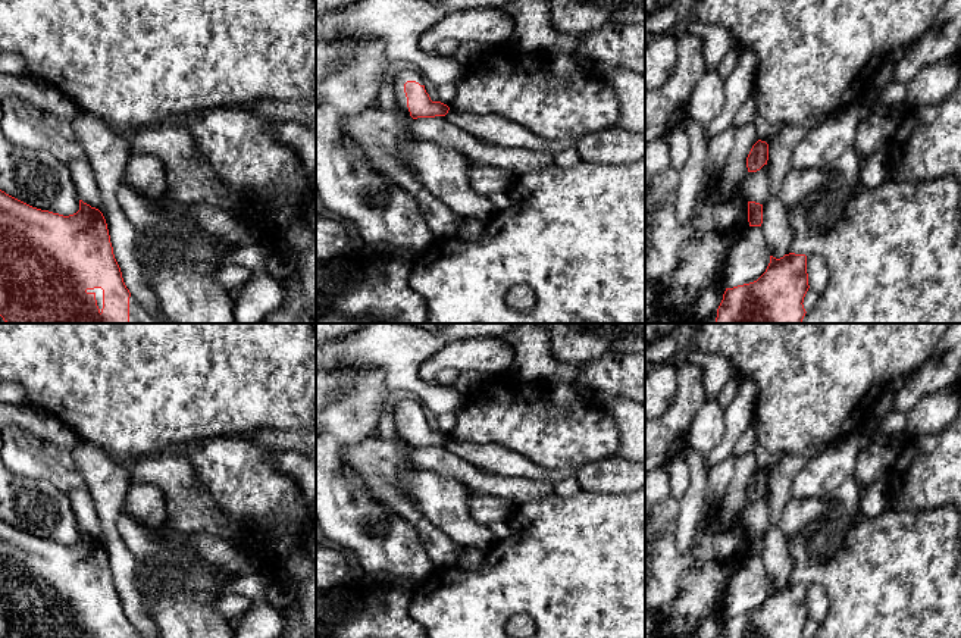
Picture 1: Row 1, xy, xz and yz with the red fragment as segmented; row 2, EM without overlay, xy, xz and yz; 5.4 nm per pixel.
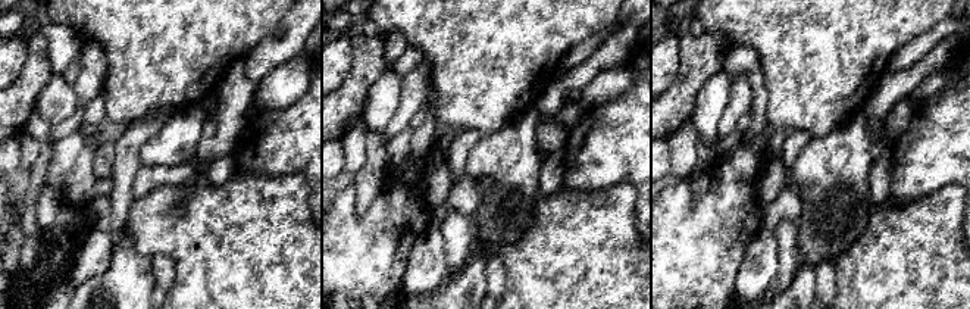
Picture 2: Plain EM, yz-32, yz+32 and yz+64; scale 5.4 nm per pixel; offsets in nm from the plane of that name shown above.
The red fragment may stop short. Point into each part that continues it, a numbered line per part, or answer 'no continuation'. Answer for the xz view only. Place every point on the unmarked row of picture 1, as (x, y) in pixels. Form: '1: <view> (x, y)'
1: xz (397, 410)

